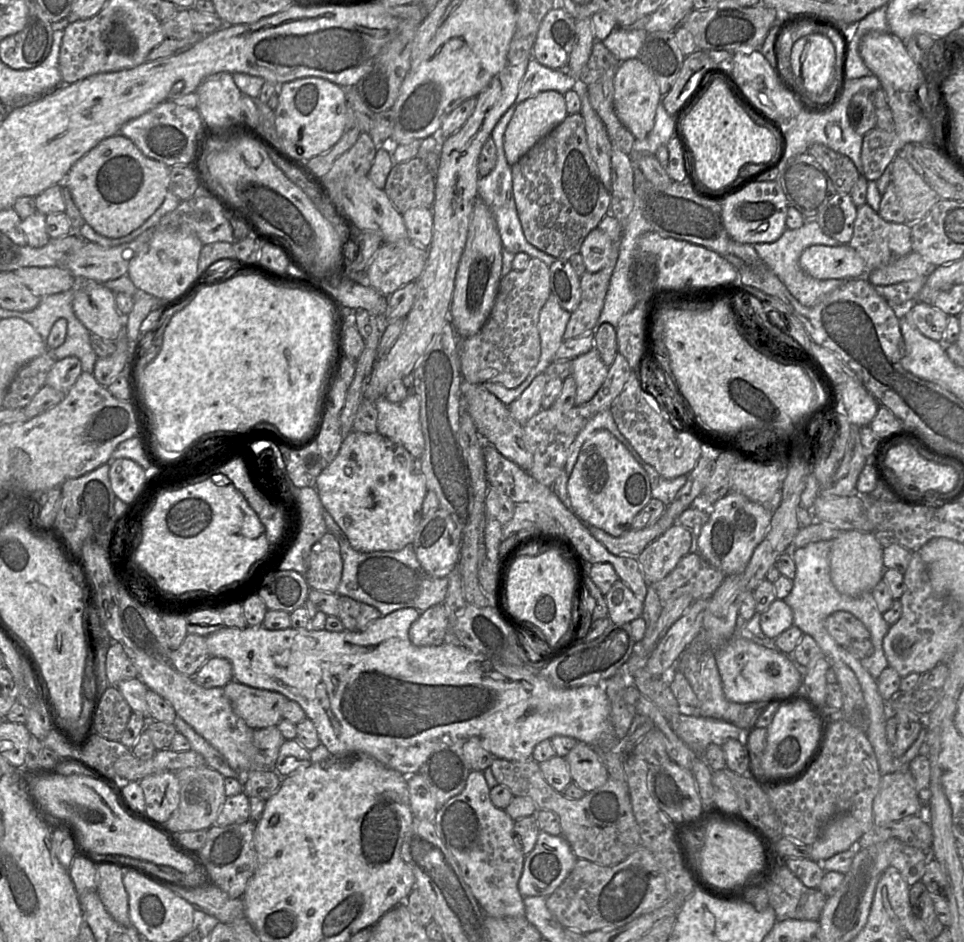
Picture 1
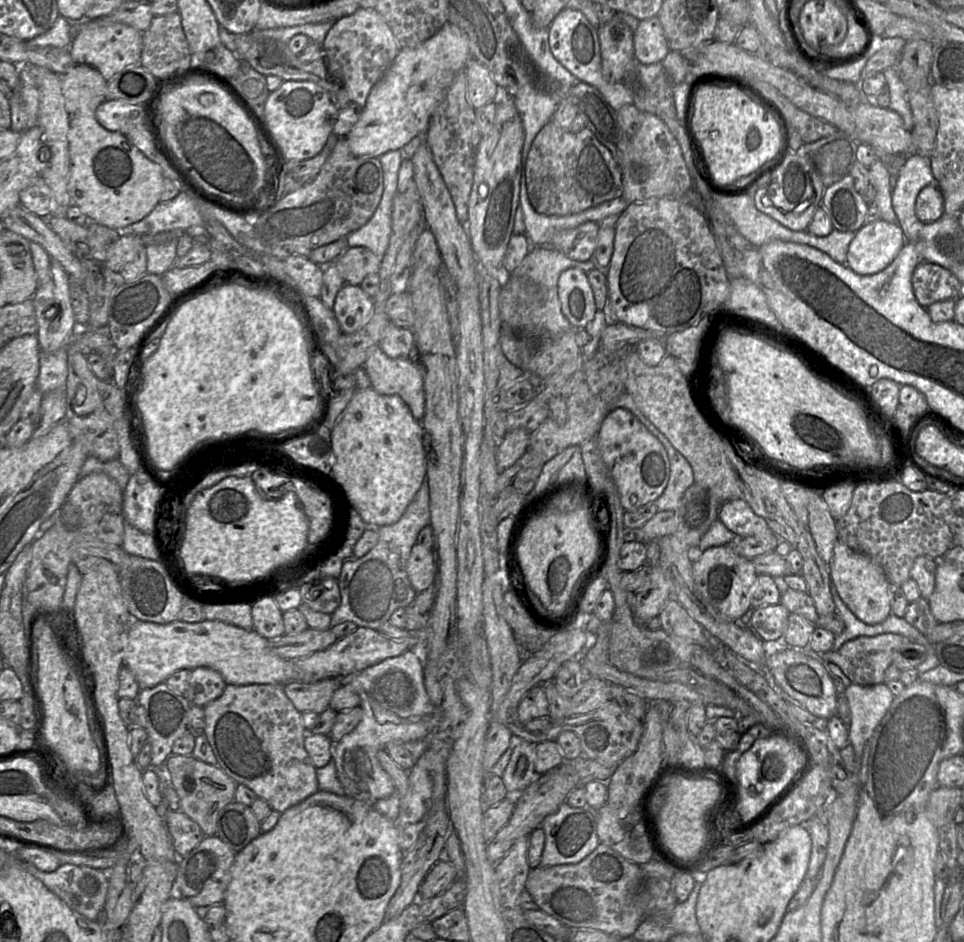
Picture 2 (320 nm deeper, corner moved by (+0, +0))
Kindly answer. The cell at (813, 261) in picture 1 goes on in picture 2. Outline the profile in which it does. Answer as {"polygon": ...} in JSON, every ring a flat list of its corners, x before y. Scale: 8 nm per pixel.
{"polygon":[[882,219,865,223,849,244,846,265,858,275,876,274,895,259,905,243,898,223]]}

